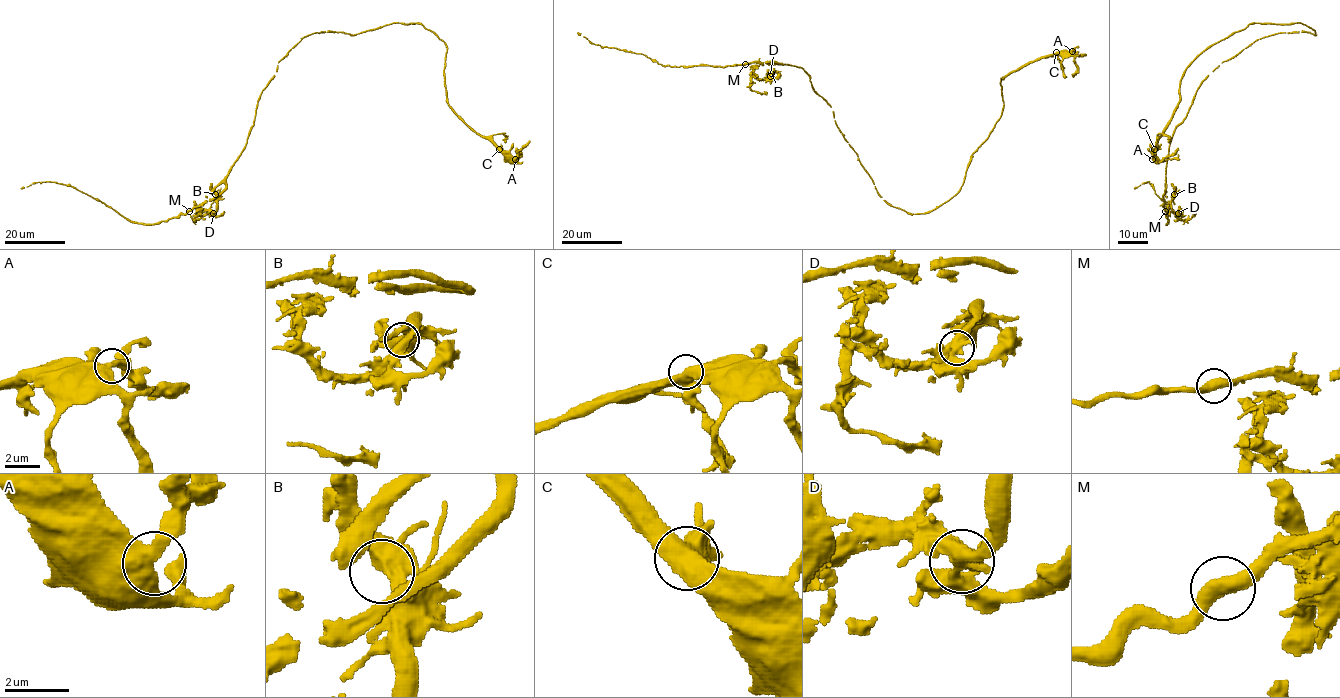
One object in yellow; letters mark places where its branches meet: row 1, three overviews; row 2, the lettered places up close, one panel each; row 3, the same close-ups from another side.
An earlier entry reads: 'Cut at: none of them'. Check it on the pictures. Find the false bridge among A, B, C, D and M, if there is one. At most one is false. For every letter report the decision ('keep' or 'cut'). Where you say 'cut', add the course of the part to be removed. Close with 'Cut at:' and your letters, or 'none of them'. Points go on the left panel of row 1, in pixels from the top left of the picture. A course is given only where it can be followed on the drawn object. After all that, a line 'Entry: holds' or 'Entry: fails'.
A: keep
B: keep
C: keep
D: cut; course (213, 213), (202, 211), (193, 220), (211, 212)
M: keep
Cut at: D
Entry: fails

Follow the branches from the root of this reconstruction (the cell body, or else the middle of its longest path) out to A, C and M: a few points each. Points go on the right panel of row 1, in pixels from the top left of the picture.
A: (1254, 41), (1278, 33), (1315, 31), (1301, 23), (1250, 23), (1209, 46), (1184, 71), (1179, 103), (1152, 159)
C: (1254, 41), (1278, 33), (1315, 31), (1301, 23), (1250, 23), (1209, 46), (1184, 71), (1179, 103), (1154, 149)
M: (1254, 41), (1208, 75), (1196, 91), (1186, 117), (1176, 128), (1166, 167), (1163, 195), (1165, 211)

